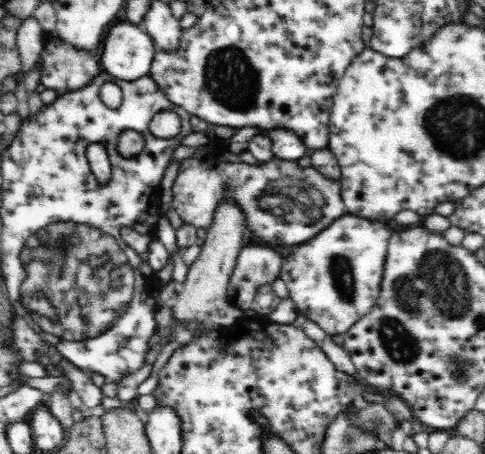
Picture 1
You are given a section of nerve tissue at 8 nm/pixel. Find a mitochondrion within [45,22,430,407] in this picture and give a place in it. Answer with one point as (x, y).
(231, 77)

